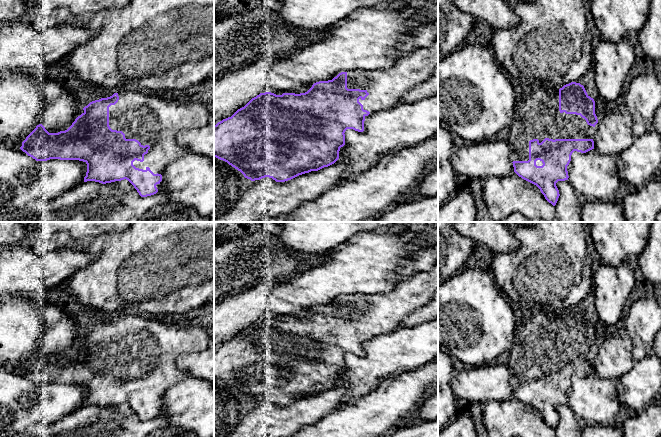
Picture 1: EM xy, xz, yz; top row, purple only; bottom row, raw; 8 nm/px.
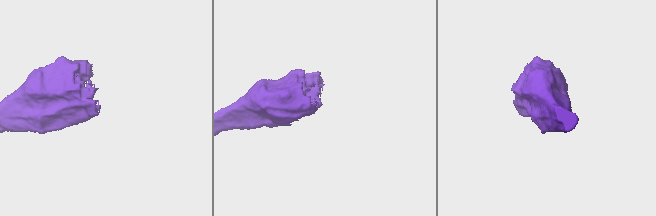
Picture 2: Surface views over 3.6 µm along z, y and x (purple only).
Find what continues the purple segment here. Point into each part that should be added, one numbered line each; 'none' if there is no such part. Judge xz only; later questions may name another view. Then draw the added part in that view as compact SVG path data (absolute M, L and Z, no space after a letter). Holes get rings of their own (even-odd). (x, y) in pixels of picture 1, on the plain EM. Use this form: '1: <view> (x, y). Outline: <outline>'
1: xz (385, 311). Outline: M438 262L431 271L414 274L407 280L400 282L390 292L347 296L347 312L366 314L369 317L364 324L359 323L363 333L370 336L368 340L365 340L367 342L384 333L396 330L404 317L430 303L437 291Z

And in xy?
1: xy (152, 344). Outline: M144 314L119 315L118 320L118 326L109 331L109 350L112 354L122 355L126 363L136 363L141 369L150 370L148 377L144 379L144 385L135 384L133 389L143 394L149 391L154 398L162 399L172 386L189 377L177 367L177 360L182 354L201 352L214 343L200 327L171 326L163 321L147 318Z

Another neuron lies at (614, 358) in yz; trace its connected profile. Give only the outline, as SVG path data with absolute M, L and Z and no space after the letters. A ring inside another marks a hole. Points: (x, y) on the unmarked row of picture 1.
M608 333L598 345L594 358L594 373L602 379L617 380L628 373L635 363L631 339L624 333Z

